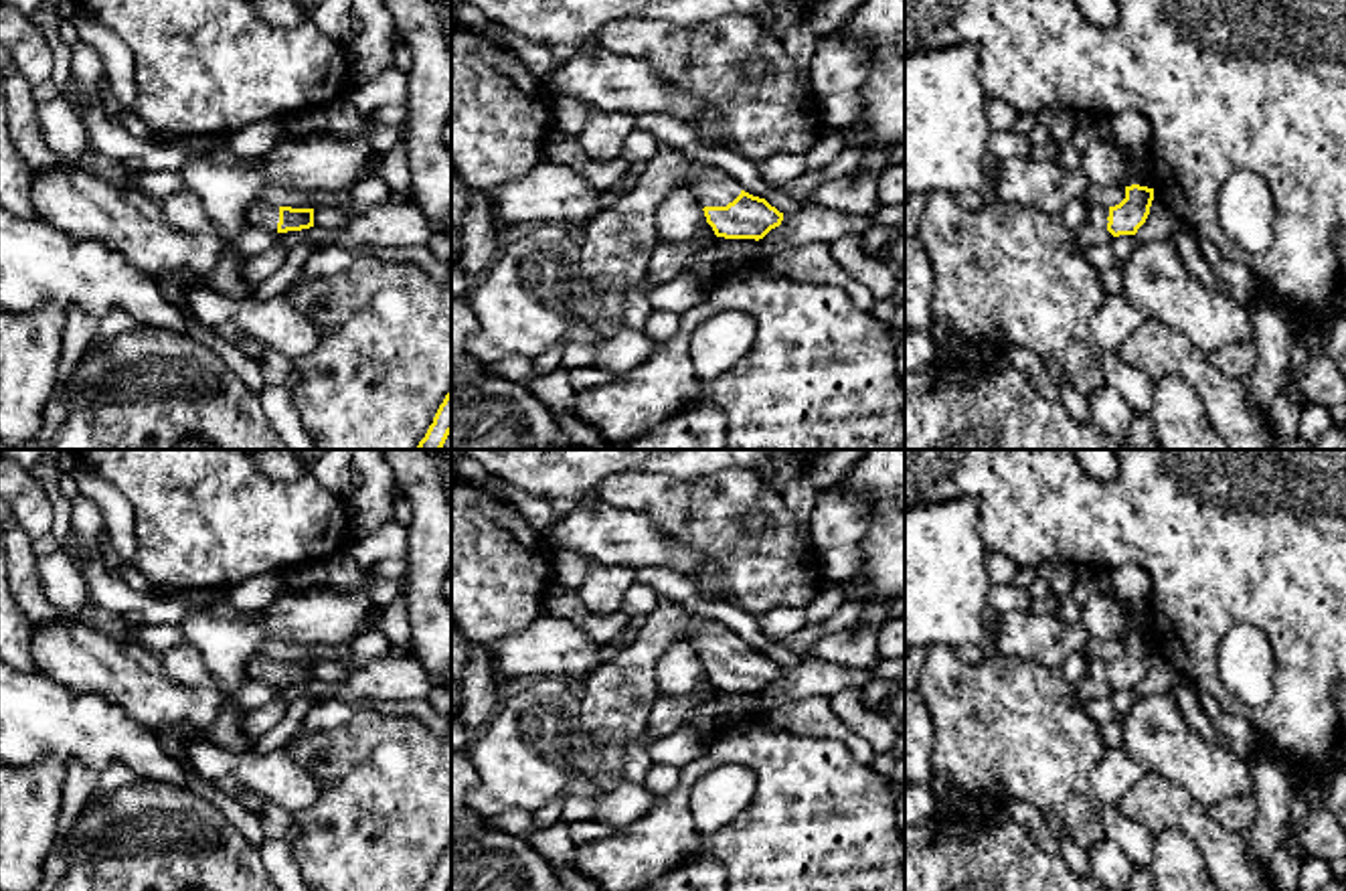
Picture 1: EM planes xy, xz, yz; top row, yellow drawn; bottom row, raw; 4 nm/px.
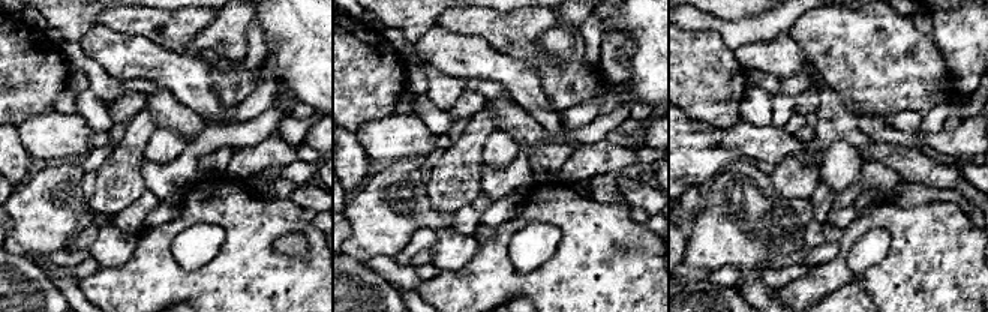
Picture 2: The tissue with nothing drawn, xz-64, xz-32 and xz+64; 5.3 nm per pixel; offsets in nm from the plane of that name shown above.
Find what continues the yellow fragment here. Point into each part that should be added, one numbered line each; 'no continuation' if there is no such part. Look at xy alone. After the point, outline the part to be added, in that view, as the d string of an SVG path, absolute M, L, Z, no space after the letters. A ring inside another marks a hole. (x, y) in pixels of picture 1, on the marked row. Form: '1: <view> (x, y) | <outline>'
1: xy (262, 215) | M255 200L249 207L247 223L275 235L277 233L277 223L279 223L279 207Z

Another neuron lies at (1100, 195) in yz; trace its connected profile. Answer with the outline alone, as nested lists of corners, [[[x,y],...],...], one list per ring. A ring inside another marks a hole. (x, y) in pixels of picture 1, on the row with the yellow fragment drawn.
[[[1089,186],[1085,198],[1095,205],[1115,207],[1125,198],[1125,186]]]

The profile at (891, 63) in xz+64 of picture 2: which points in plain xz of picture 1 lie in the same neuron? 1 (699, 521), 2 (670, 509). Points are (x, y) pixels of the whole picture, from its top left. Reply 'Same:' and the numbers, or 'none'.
Same: 1, 2

